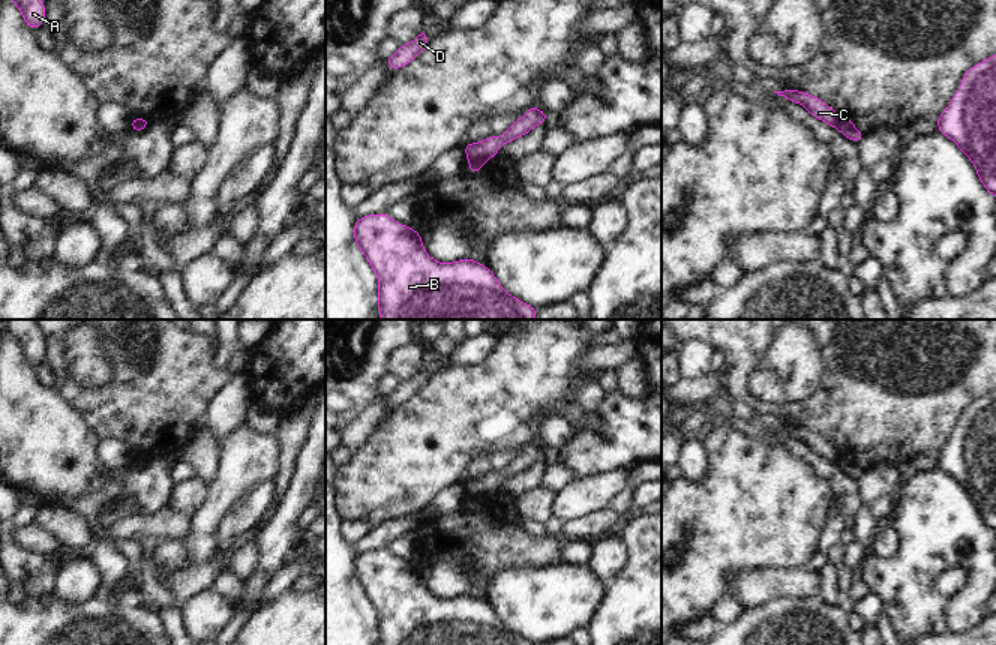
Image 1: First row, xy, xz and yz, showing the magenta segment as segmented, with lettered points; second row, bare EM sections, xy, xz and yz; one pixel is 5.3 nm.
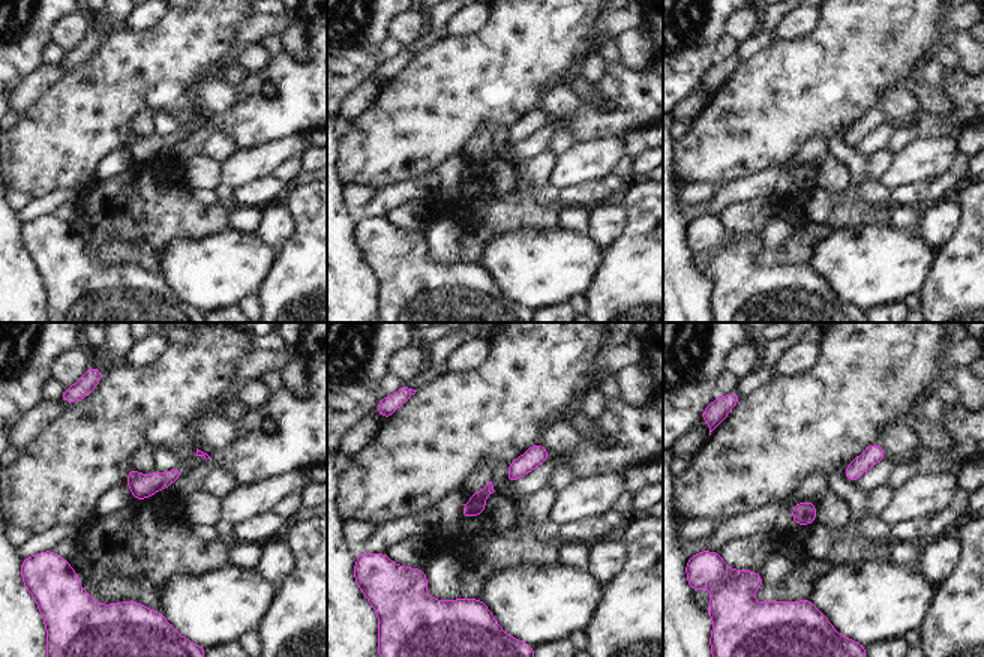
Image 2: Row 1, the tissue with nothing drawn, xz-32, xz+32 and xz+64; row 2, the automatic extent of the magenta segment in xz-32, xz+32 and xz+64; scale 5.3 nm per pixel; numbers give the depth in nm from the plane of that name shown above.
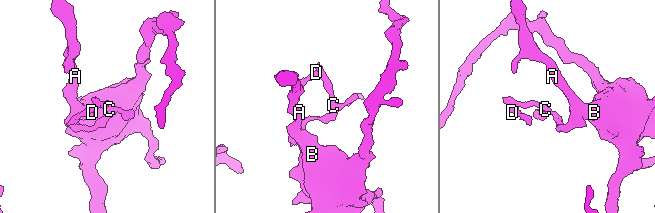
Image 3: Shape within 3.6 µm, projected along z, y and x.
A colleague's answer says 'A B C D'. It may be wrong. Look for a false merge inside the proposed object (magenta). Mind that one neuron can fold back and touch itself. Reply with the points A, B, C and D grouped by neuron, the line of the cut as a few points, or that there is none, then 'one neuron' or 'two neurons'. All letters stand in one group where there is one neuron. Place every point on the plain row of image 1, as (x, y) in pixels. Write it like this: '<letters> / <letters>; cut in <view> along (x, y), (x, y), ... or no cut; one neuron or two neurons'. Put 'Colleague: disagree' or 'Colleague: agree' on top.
Colleague: disagree
A B / C D; cut in xz along (485, 497), (468, 498); two neurons

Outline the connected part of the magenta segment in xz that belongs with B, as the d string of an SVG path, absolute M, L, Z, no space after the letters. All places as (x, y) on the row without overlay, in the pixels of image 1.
M387 549L358 554L354 576L378 612L378 645L536 645L510 632L495 610L474 594L454 598L432 596L420 568Z

